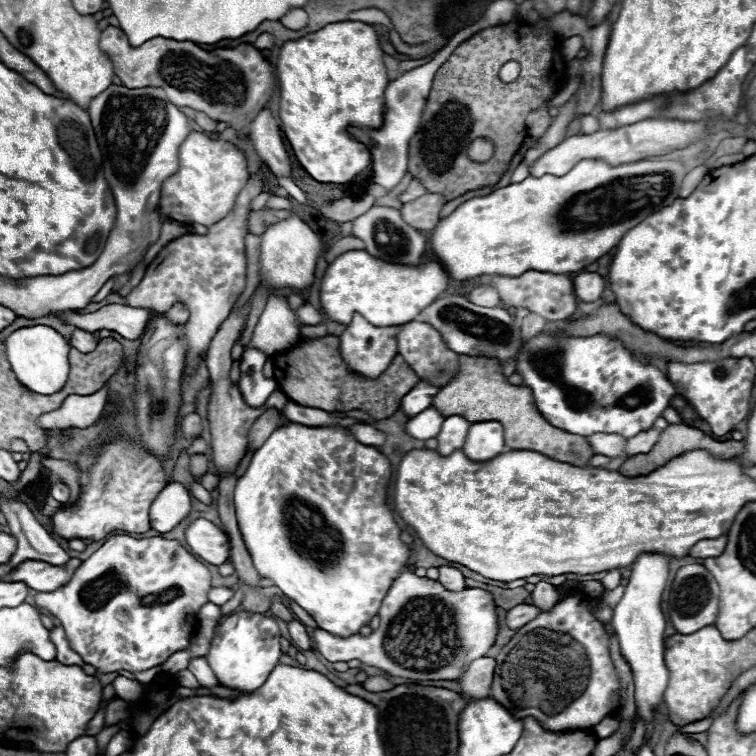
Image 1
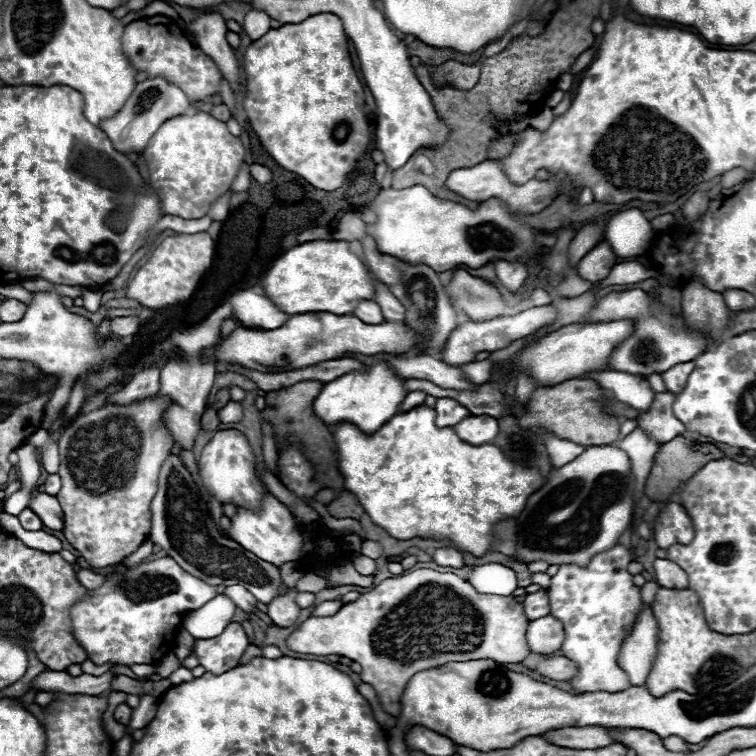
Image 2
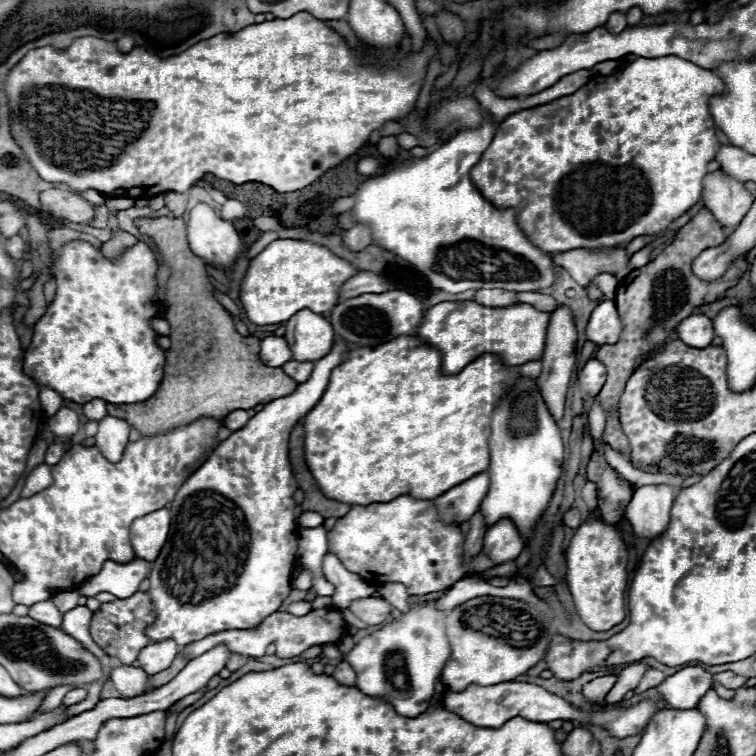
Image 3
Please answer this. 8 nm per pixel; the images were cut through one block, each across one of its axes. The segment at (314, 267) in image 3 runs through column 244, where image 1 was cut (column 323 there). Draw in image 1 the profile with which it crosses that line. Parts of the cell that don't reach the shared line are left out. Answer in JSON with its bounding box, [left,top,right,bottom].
[320,250,448,326]

